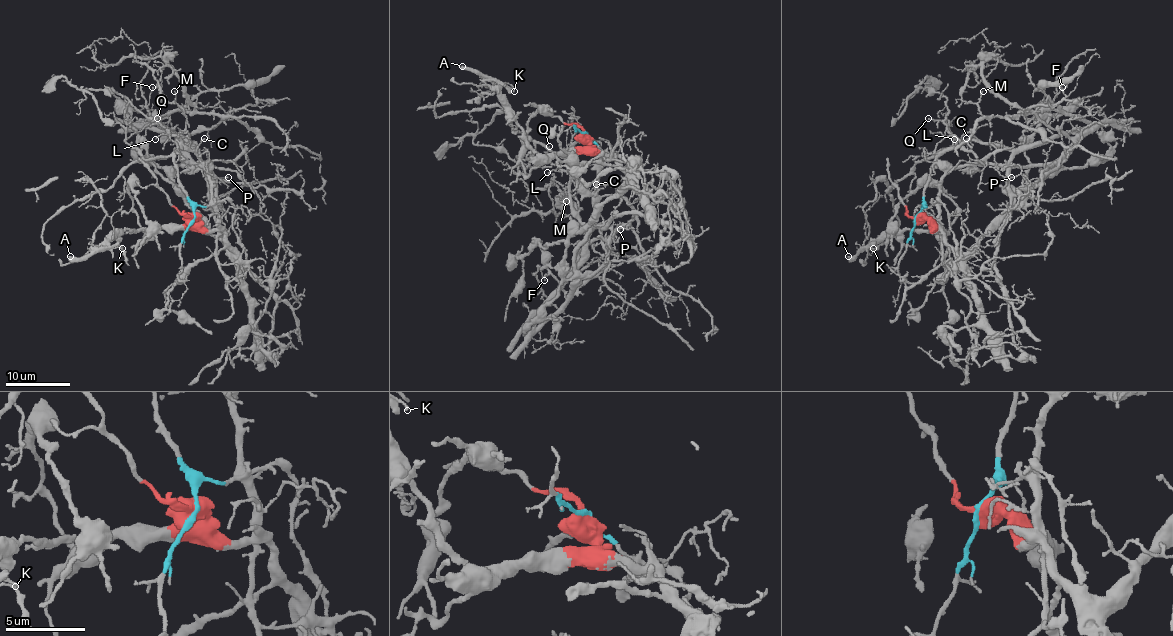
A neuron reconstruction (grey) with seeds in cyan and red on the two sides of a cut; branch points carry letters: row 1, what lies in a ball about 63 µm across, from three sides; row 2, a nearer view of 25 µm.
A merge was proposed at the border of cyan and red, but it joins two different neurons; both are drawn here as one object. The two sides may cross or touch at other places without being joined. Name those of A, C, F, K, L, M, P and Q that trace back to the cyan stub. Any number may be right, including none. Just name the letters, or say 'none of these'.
F, M, P

